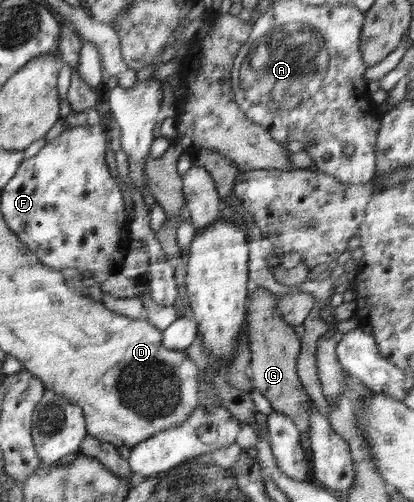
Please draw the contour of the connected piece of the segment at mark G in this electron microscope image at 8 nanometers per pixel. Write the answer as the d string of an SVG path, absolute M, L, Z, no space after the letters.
M264 287L251 289L252 298L247 302L248 313L248 341L250 341L250 351L252 359L250 360L249 370L251 383L254 390L258 390L268 401L270 401L273 411L287 416L299 429L299 433L308 432L309 418L307 415L310 406L314 406L312 398L304 389L296 373L296 361L300 353L300 329L285 322L284 315L278 310L278 300L276 295Z

